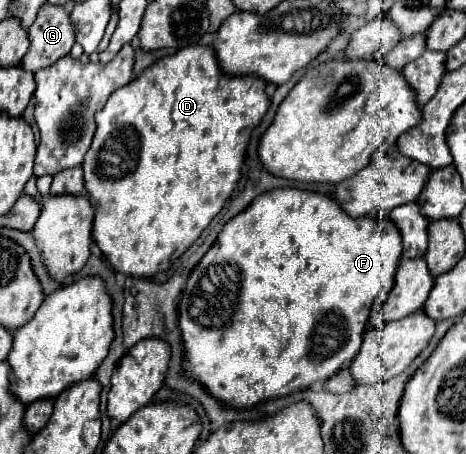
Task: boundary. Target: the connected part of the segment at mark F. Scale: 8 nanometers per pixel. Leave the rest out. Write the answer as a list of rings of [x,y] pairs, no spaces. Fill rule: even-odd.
[[[273,189],[259,195],[245,211],[241,211],[225,229],[221,237],[217,237],[213,249],[205,253],[205,257],[197,263],[189,281],[185,285],[181,303],[179,303],[179,325],[183,333],[183,347],[185,347],[185,373],[197,379],[213,397],[223,401],[231,407],[253,407],[259,401],[275,399],[289,395],[297,389],[307,389],[315,381],[329,379],[343,367],[351,365],[355,359],[365,327],[371,317],[371,307],[381,291],[383,285],[391,285],[395,281],[395,273],[401,259],[401,231],[391,219],[373,219],[373,217],[349,217],[341,203],[333,195],[315,193],[315,191],[301,191],[301,189]]]

